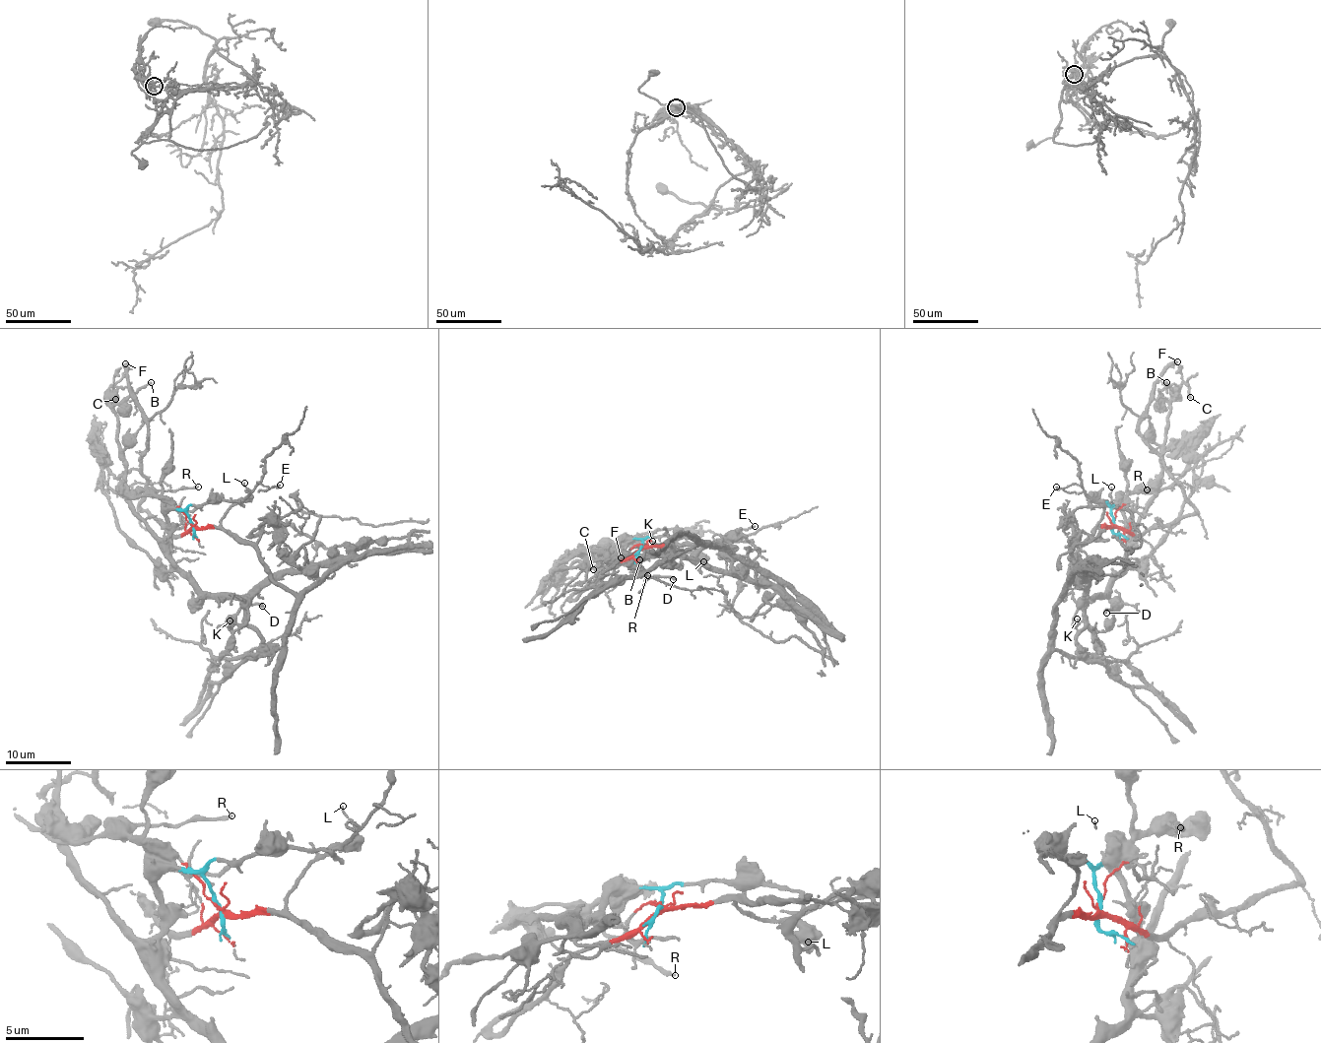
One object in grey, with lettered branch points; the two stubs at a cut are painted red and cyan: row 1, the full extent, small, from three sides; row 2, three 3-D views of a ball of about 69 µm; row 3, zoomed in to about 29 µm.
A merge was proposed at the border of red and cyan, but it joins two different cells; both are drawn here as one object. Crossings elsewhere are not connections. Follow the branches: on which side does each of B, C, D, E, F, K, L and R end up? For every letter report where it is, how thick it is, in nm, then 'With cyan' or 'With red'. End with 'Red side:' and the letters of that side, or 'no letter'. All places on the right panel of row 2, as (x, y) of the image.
B: Place: (1166, 382). Thickness 150 nm. With cyan
C: Place: (1190, 397). Thickness 200 nm. With cyan
D: Place: (1106, 613). Thickness 240 nm. With cyan
E: Place: (1056, 487). Thickness 130 nm. With red
F: Place: (1177, 361). Thickness 300 nm. With red
K: Place: (1077, 619). Thickness 200 nm. With cyan
L: Place: (1111, 487). Thickness 100 nm. With red
R: Place: (1147, 489). Thickness 240 nm. With cyan
Red side: E, F, L

